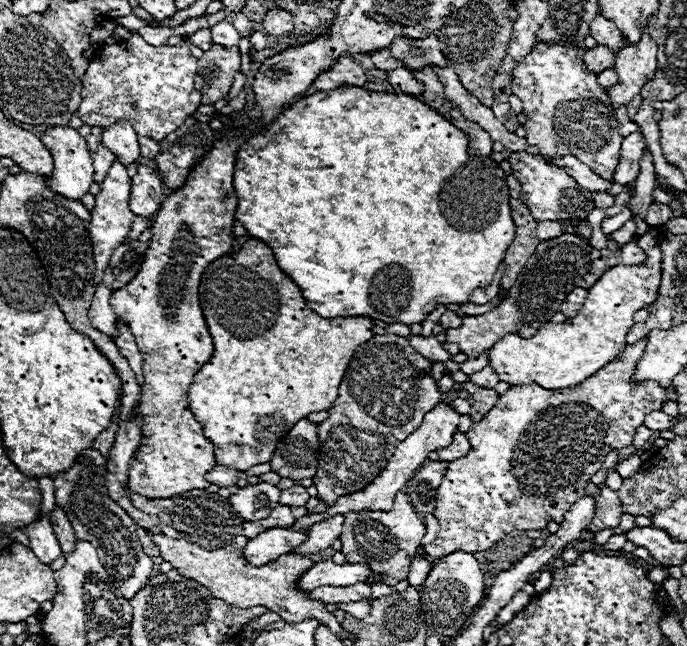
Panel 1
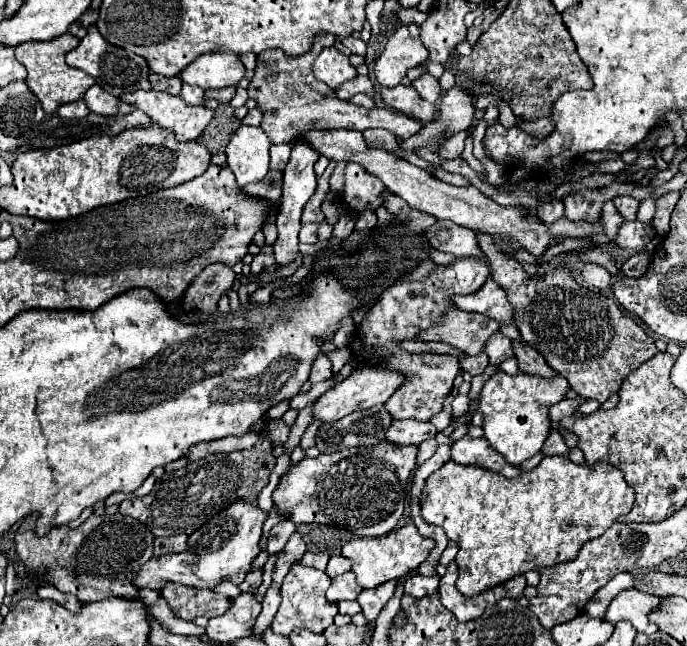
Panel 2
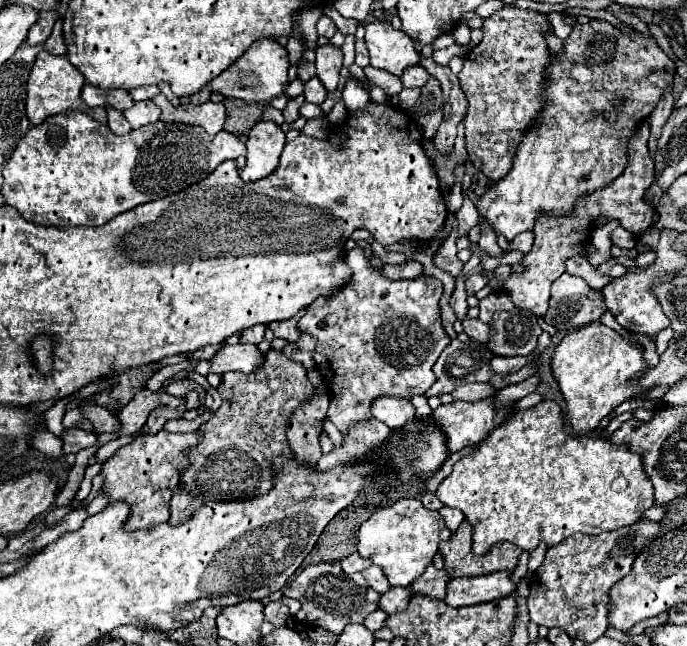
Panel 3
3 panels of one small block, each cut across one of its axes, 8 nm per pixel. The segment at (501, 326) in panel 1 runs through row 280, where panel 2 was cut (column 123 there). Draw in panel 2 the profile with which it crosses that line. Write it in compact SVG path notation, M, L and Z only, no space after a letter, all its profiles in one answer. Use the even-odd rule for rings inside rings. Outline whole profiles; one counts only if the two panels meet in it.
M120 512L112 516L96 516L92 514L84 524L80 524L76 530L68 526L56 526L48 534L38 536L36 534L36 520L38 516L28 516L22 526L16 532L16 556L26 568L50 568L50 584L58 584L58 590L70 592L78 596L80 602L98 602L106 596L124 596L124 598L138 598L138 592L132 584L134 572L142 568L152 558L154 550L154 534L132 516L124 516Z

